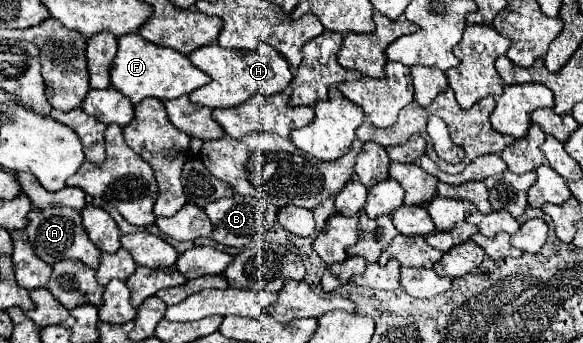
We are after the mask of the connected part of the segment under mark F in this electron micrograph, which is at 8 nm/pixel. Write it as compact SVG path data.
M137 32L119 38L119 50L111 66L111 84L115 90L127 96L133 106L137 106L145 98L173 100L183 94L191 94L207 82L211 82L211 78L203 70L193 66L185 54L147 42Z

